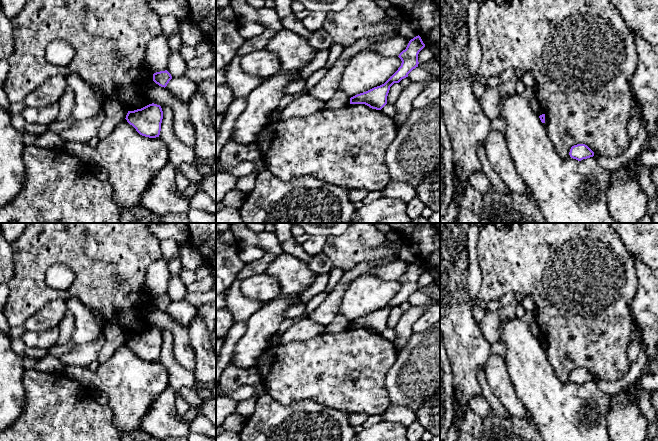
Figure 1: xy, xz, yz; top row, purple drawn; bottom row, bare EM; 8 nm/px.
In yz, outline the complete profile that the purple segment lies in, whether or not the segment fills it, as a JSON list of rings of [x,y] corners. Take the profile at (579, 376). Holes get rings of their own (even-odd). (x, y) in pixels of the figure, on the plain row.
[[[577,368],[571,371],[569,379],[571,382],[581,385],[594,380],[594,376],[585,368]]]

